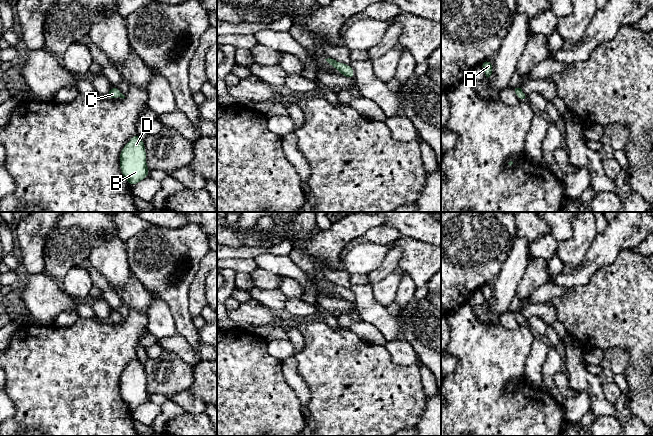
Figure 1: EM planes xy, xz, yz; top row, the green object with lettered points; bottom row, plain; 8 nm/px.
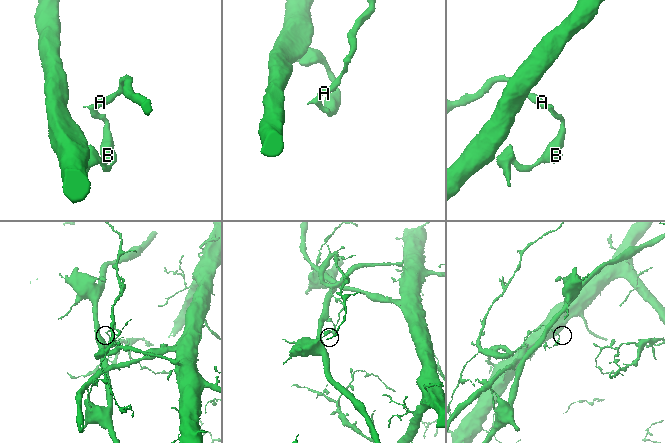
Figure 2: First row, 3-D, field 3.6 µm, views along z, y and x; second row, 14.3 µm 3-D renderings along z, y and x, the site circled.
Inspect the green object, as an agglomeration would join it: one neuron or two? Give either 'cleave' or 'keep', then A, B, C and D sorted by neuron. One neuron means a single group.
cleave; A C / B D

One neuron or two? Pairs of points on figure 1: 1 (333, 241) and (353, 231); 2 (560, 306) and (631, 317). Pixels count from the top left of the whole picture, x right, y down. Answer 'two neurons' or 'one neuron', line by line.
1: one neuron
2: one neuron

